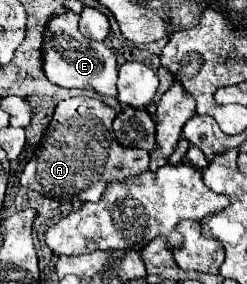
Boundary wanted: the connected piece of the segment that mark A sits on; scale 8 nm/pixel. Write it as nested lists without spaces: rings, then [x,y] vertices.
[[[74,96],[74,98],[60,100],[54,110],[54,118],[52,118],[50,126],[44,132],[42,142],[38,144],[34,156],[30,158],[24,172],[20,174],[20,184],[30,190],[40,192],[42,196],[58,200],[58,202],[98,202],[110,182],[126,182],[126,178],[132,178],[132,174],[136,176],[136,174],[142,174],[144,170],[148,170],[150,156],[146,150],[122,148],[114,140],[114,136],[112,136],[114,116],[116,116],[116,112],[98,98]]]

